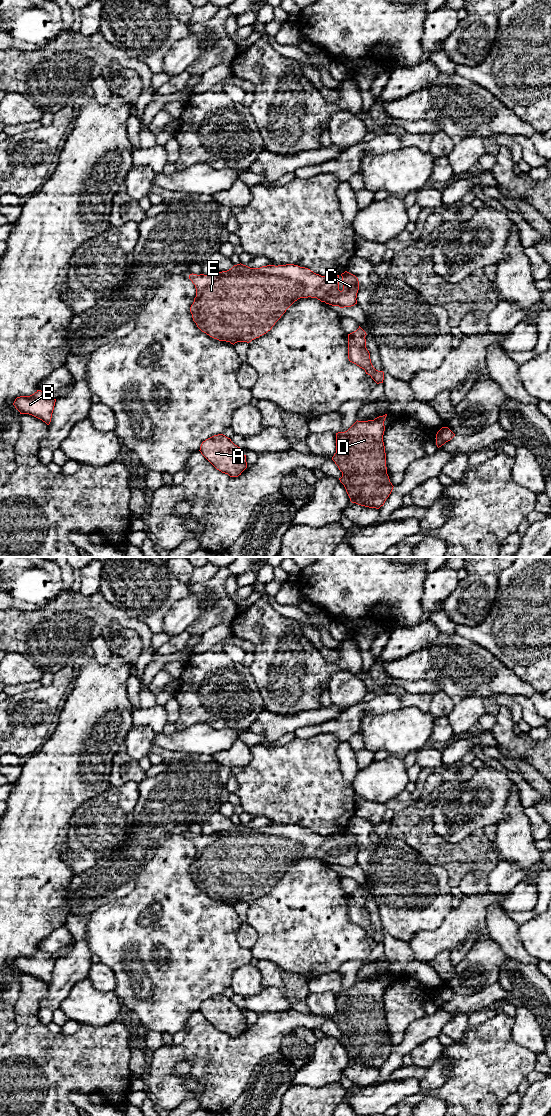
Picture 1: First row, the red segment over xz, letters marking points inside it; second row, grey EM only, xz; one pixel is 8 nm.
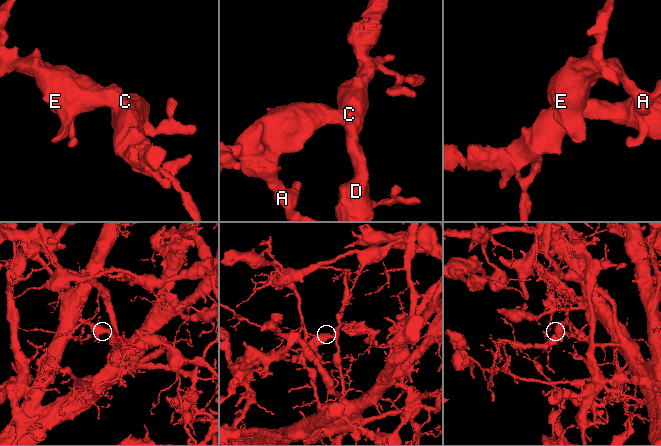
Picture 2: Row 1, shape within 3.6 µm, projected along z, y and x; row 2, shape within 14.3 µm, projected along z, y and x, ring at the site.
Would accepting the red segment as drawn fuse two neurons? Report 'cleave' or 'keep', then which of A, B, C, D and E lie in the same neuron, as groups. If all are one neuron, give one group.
keep; groups A B C D E

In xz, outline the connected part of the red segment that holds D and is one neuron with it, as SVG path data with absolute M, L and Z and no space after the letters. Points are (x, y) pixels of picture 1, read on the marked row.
M387 414L374 420L356 421L347 431L336 433L336 453L332 460L342 472L340 482L344 485L352 503L379 509L393 490L386 467L383 442L384 421Z

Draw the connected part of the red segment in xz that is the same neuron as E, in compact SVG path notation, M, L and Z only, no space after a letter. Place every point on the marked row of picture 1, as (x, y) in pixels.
M294 264L267 265L250 268L234 265L227 271L212 275L190 274L196 297L190 307L197 327L219 341L251 342L272 329L286 310L300 298L317 298L321 302L340 308L357 304L358 278L345 271L341 274L343 290L339 290L339 275L321 276L308 268Z

